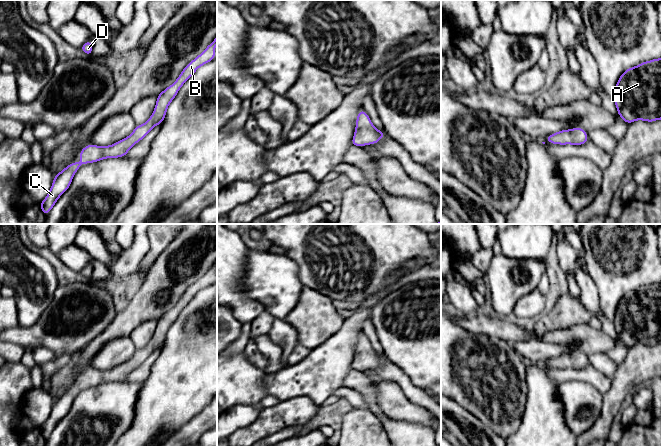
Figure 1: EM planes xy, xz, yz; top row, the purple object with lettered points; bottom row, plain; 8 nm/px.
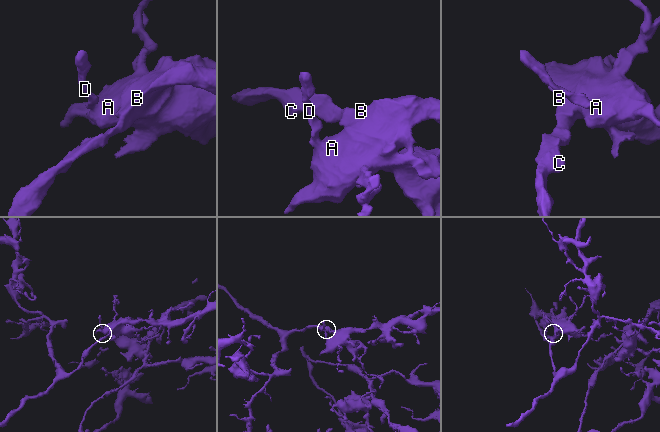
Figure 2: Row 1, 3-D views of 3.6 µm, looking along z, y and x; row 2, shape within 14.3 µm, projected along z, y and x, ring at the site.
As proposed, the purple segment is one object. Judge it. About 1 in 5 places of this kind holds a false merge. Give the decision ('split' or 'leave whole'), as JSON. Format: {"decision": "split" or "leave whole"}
{"decision": "leave whole"}

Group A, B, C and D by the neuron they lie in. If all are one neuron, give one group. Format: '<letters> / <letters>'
A B C D

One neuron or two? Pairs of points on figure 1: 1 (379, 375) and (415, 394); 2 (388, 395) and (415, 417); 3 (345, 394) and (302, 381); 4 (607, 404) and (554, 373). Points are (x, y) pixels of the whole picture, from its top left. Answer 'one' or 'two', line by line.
1: one
2: one
3: two
4: two

